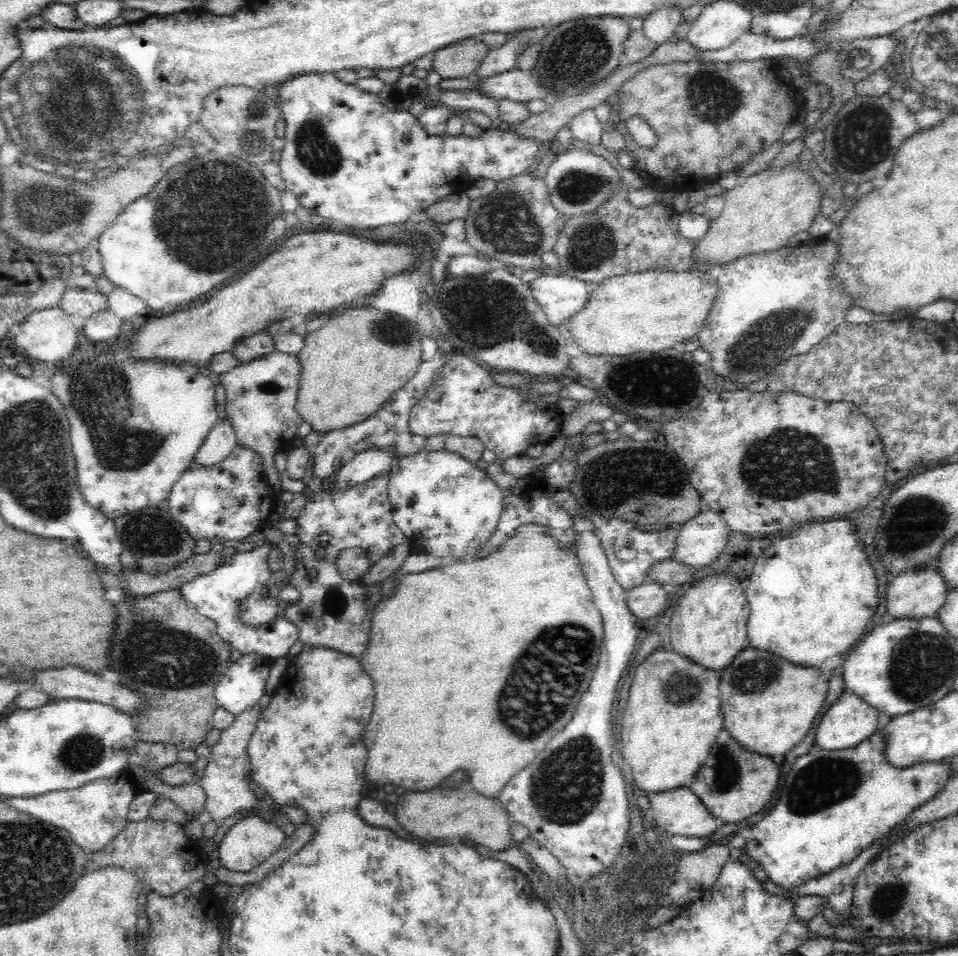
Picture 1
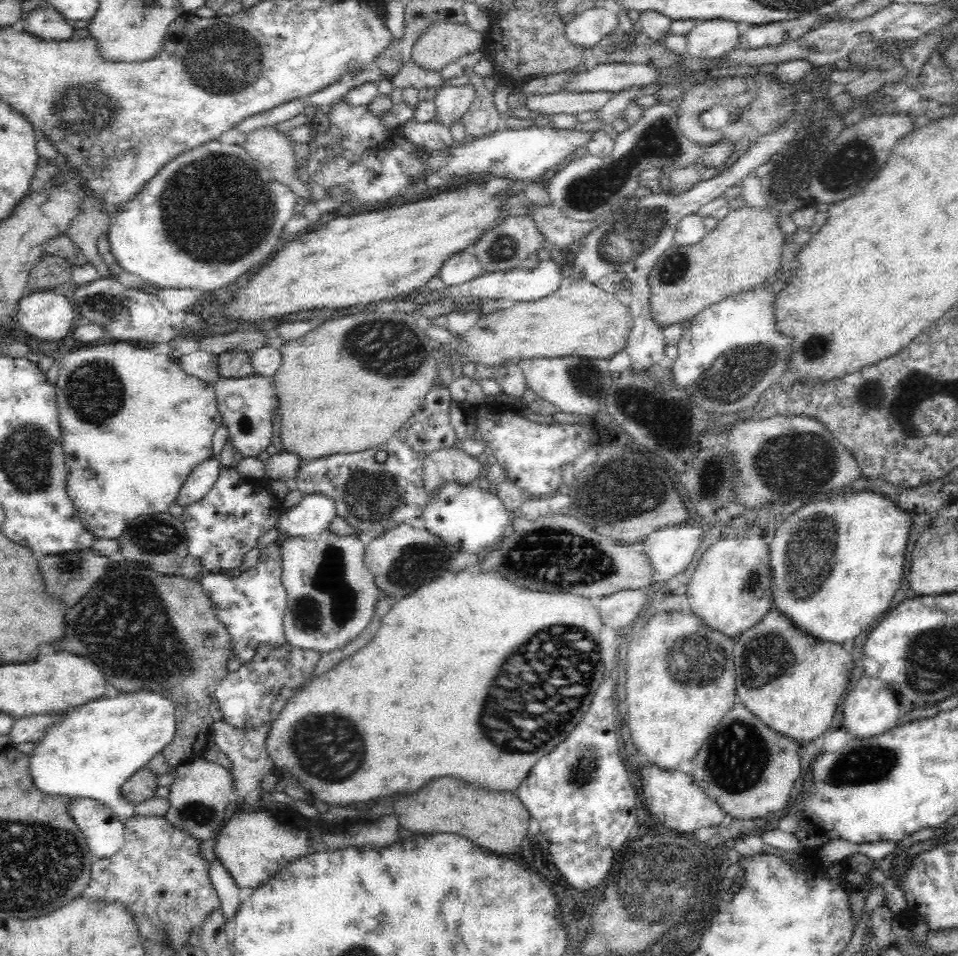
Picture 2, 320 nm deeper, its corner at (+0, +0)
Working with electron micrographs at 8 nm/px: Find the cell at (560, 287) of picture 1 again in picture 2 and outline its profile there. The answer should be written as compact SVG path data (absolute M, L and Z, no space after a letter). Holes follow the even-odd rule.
M540 261L533 269L523 266L508 271L492 271L483 272L480 276L476 276L472 280L468 280L468 291L470 299L496 299L506 300L507 303L530 302L532 300L540 300L544 296L548 296L560 286L563 279L560 275L560 266L551 261Z

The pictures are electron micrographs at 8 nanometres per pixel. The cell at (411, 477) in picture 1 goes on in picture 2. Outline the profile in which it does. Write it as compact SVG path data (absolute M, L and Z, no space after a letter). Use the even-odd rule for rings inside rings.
M448 482L444 486L440 486L435 490L434 498L430 500L430 504L423 508L423 513L420 520L426 520L424 522L424 528L427 529L432 535L439 536L444 543L450 544L455 550L463 550L464 552L471 552L472 554L478 554L478 552L488 551L488 548L496 542L500 541L500 538L504 537L506 532L509 532L511 528L511 521L513 514L508 512L508 509L504 507L504 503L499 499L499 496L492 492L492 489L482 490L474 485L458 485L457 482Z

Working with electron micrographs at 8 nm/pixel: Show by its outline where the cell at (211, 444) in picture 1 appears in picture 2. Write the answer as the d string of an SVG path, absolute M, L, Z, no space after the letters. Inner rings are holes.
M213 457L196 466L186 483L180 488L173 504L184 508L206 496L206 493L214 487L221 467L222 465Z

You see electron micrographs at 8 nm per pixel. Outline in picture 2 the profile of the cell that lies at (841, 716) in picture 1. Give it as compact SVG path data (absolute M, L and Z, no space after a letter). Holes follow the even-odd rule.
M865 674L854 686L854 689L848 692L844 700L844 728L852 732L858 738L868 738L888 732L894 728L898 722L900 712L900 703L897 701L897 694L878 677L873 678Z

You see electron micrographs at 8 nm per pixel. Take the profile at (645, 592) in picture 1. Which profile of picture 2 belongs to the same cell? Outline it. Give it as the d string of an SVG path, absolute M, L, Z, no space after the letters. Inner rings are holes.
M632 589L621 590L602 597L595 602L602 622L614 630L628 626L644 608L646 592Z

